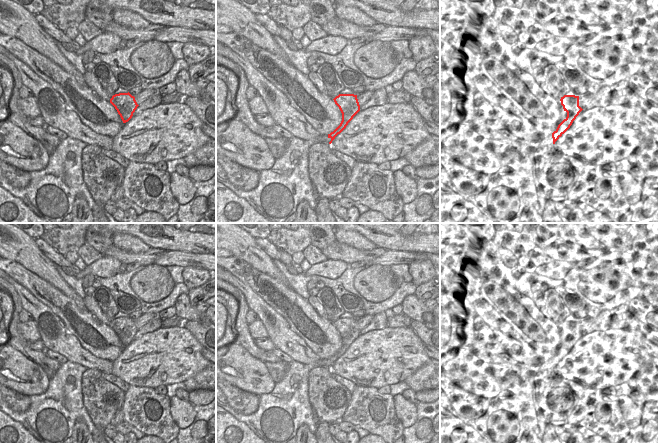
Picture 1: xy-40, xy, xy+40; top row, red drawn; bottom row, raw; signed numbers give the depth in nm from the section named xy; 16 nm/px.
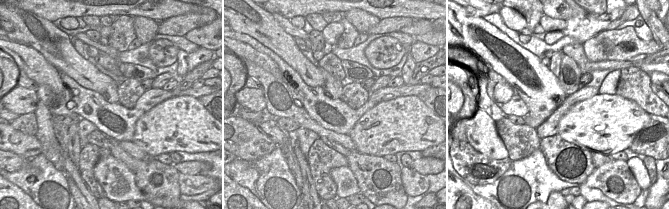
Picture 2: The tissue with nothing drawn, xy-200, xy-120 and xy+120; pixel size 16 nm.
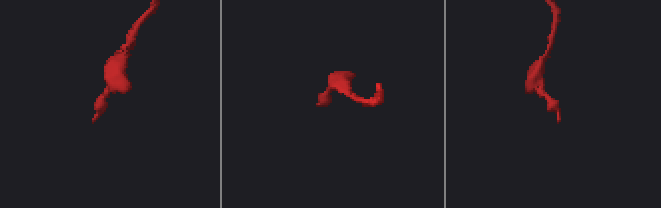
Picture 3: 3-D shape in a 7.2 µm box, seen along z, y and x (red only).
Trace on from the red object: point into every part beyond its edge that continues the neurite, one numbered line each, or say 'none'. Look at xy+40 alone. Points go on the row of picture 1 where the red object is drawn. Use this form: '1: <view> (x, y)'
1: xy+40 (548, 140)

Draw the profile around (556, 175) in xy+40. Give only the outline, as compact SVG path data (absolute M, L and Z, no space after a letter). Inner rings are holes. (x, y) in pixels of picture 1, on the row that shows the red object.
M555 144L538 147L533 153L533 178L541 185L547 198L567 196L579 176L577 168L555 148Z

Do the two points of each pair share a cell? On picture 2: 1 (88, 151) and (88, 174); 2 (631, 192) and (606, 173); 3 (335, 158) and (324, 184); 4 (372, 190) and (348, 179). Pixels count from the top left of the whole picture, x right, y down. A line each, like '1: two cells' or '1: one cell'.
1: one cell
2: one cell
3: one cell
4: two cells

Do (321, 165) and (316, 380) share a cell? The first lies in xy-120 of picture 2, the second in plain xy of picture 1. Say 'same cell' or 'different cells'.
same cell

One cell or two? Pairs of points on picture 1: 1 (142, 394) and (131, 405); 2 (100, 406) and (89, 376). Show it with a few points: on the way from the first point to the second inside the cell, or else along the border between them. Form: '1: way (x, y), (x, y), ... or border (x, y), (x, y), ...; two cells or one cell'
1: way (139, 397), (134, 402); one cell
2: way (100, 399), (93, 383); one cell

